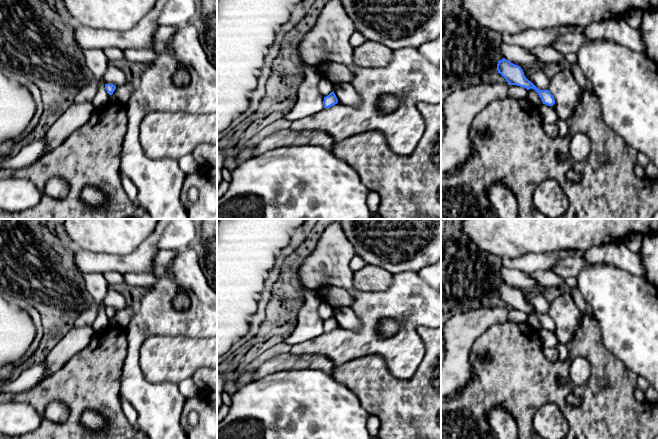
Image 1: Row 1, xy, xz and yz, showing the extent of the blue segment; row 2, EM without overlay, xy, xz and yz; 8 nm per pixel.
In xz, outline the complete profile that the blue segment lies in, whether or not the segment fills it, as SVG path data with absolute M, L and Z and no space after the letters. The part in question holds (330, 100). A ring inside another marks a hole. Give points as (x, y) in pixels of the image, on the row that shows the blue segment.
M334 91L331 92L328 96L324 97L324 101L323 101L324 108L329 108L337 103L338 103L338 99Z

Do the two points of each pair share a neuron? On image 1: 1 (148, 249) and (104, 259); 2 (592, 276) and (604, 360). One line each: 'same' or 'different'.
1: same
2: different

